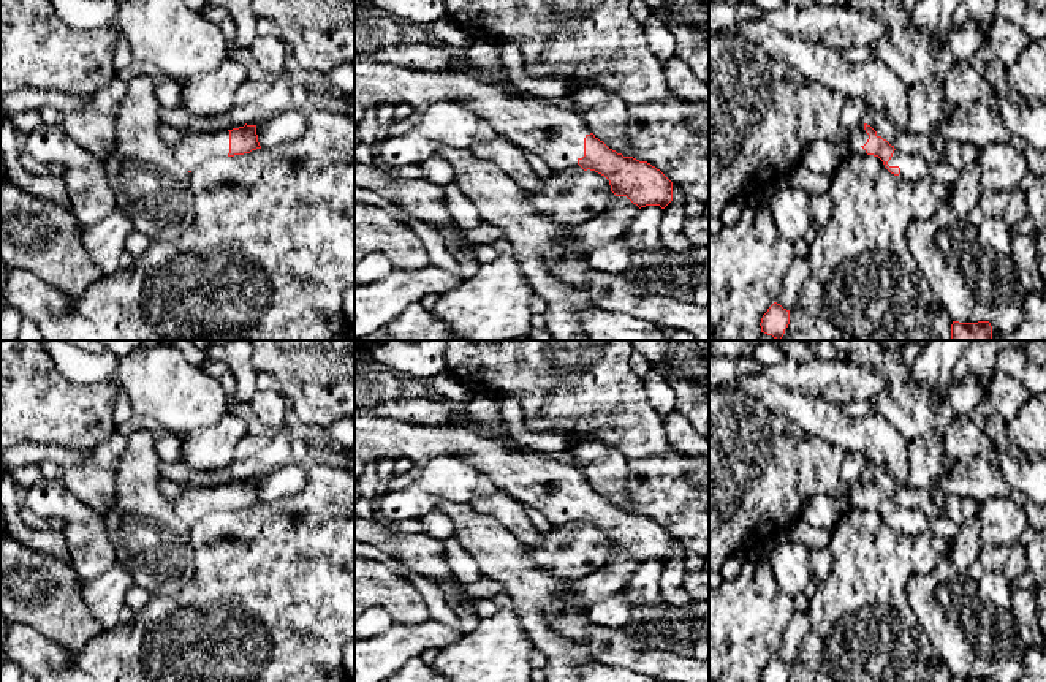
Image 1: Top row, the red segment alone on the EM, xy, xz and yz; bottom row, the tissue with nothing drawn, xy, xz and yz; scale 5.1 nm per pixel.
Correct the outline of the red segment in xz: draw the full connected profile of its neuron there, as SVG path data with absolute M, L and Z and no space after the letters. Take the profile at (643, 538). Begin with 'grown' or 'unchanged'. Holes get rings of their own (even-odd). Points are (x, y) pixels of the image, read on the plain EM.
grown | M354 411L354 483L367 464L377 465L383 459L407 457L415 465L424 465L440 456L464 459L486 473L495 491L510 494L524 505L541 511L554 527L573 521L595 525L609 535L616 551L627 551L639 563L646 560L665 563L673 555L673 536L660 524L609 503L590 486L587 475L573 462L567 464L540 451L513 446L506 437L491 438L470 427L419 426Z

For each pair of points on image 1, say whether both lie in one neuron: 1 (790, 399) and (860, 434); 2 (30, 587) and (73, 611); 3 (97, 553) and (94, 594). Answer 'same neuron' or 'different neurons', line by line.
1: same neuron
2: same neuron
3: different neurons

